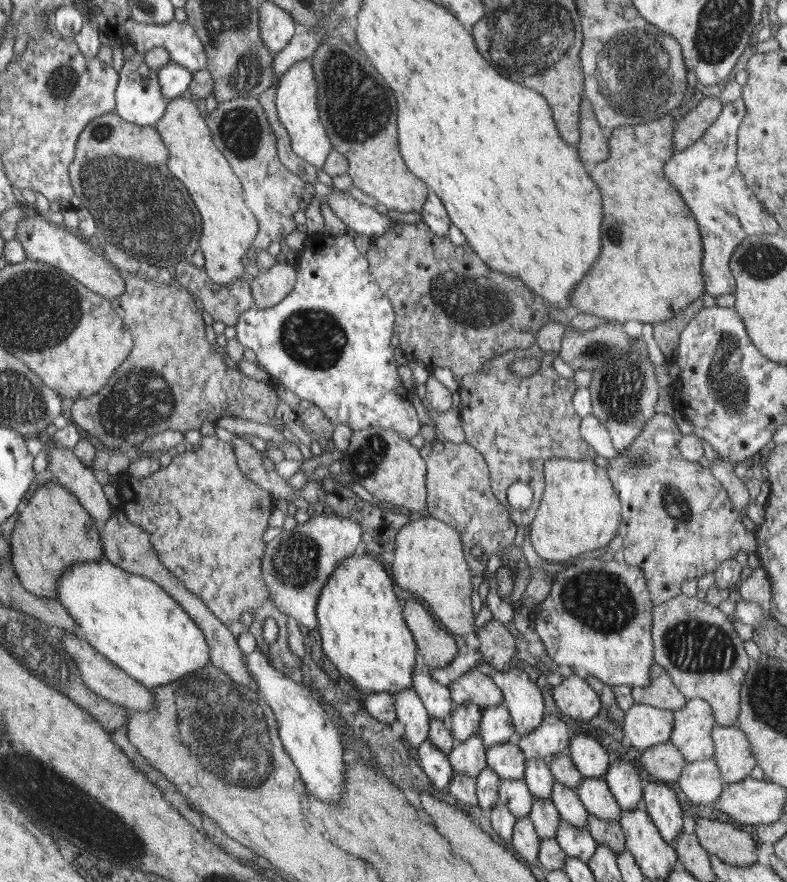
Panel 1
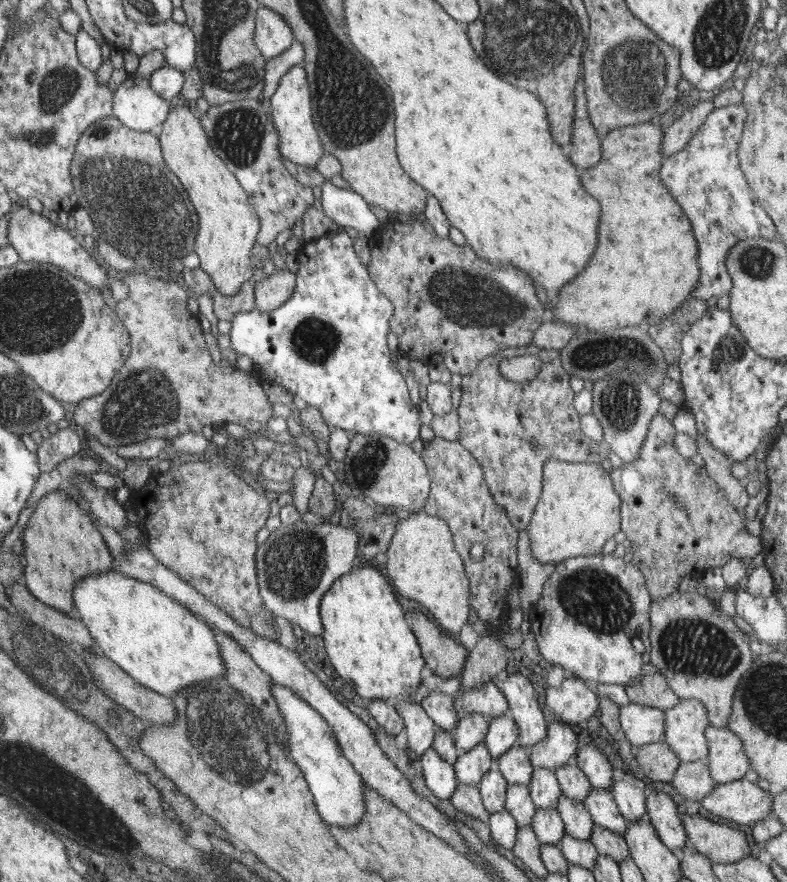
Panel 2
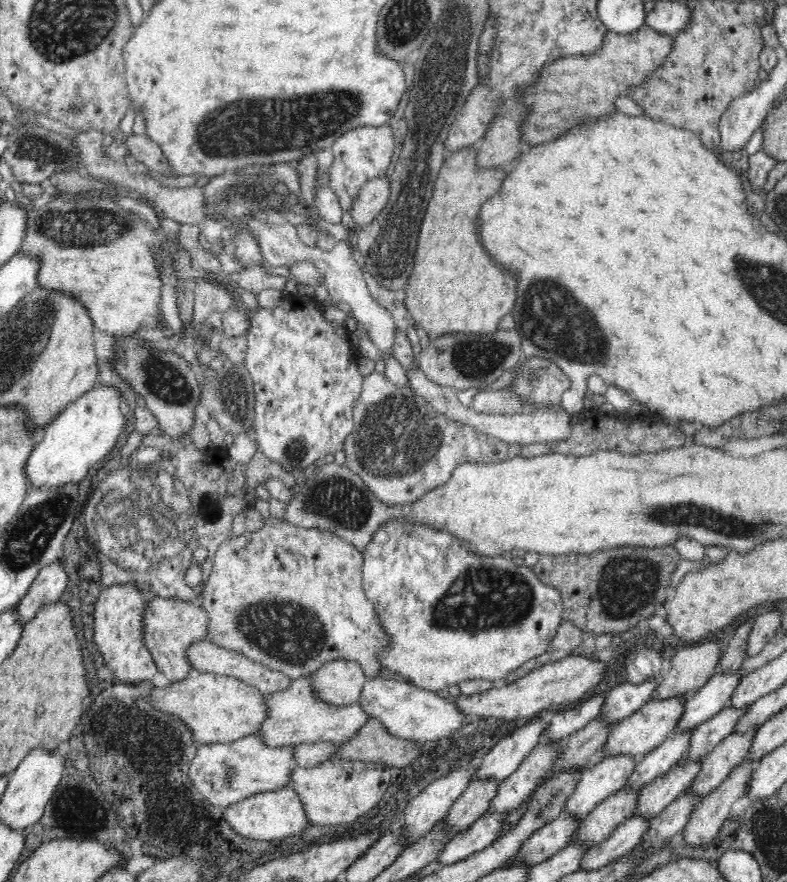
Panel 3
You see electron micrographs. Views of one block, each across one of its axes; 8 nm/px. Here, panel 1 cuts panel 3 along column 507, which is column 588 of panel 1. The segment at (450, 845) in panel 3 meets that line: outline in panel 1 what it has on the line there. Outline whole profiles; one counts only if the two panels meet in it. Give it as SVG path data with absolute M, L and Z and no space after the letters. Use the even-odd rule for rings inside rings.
M554 780L550 799L558 809L561 820L566 820L576 828L587 828L589 812L584 808L576 790Z

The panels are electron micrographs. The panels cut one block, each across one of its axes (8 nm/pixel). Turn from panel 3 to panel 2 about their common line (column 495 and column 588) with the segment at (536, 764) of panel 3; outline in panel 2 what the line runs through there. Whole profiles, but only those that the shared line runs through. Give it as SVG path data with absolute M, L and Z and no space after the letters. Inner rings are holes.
M591 786L590 794L584 800L584 806L588 809L595 824L610 832L625 836L627 820L620 814L611 791Z

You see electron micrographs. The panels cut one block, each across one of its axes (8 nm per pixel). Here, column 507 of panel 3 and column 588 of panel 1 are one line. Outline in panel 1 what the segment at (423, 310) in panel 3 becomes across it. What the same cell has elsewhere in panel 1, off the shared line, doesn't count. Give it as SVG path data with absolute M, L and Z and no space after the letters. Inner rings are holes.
M665 115L664 118L656 120L656 122L640 123L640 125L636 126L616 127L616 130L609 132L608 159L599 162L590 171L592 180L596 182L596 186L599 187L600 194L603 195L604 200L604 254L600 254L600 262L596 262L596 266L592 266L592 270L588 272L588 278L584 278L584 282L578 282L576 290L572 292L570 306L576 312L580 312L580 314L594 314L594 316L600 316L600 318L604 318L608 322L614 322L614 324L624 325L626 322L630 322L630 320L638 320L638 322L653 325L654 323L674 317L676 313L682 309L686 309L688 305L692 304L696 299L701 298L704 294L706 285L703 279L704 250L699 224L696 223L695 216L687 208L687 203L680 196L680 192L676 189L676 186L672 186L672 182L664 174L664 168L666 168L668 160L671 160L671 156L675 152L673 142L675 128L676 122L674 118L671 115Z

